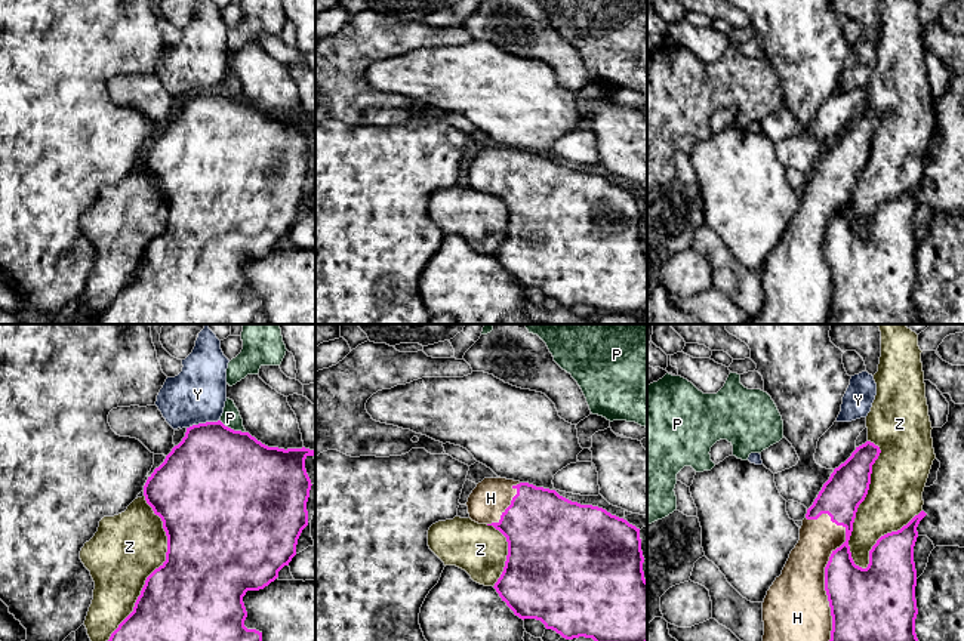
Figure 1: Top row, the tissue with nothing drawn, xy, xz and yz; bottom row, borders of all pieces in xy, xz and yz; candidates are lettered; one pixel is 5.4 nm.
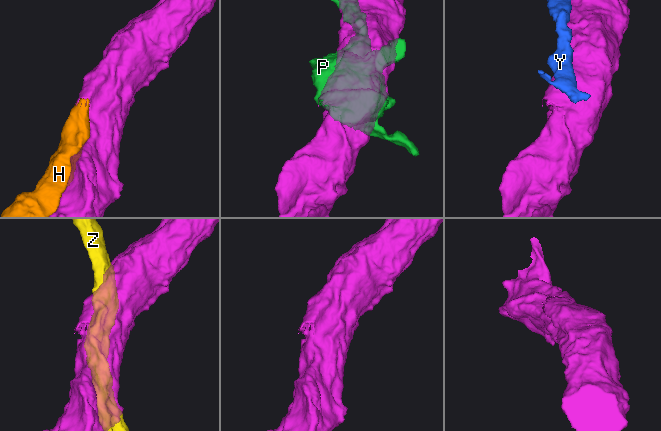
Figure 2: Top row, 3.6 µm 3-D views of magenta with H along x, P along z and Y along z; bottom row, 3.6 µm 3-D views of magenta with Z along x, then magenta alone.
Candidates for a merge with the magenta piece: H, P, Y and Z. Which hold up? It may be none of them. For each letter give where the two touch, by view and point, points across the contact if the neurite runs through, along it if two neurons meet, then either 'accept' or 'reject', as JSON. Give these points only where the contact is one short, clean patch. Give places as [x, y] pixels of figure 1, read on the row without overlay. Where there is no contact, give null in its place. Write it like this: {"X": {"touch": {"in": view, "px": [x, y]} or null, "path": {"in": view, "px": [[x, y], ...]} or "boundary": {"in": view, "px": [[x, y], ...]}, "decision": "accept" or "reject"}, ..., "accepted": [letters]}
{"H": {"touch": {"in": "yz", "px": [825, 249]}, "decision": "accept"}, "P": {"touch": {"in": "xy", "px": [233, 98]}, "boundary": {"in": "xy", "px": [[219, 89], [245, 101]]}, "decision": "reject"}, "Y": {"touch": {"in": "xy", "px": [203, 92]}, "boundary": {"in": "xy", "px": [[219, 88], [193, 92], [187, 96]]}, "decision": "reject"}, "Z": {"touch": {"in": "yz", "px": [861, 170]}, "decision": "reject"}, "accepted": ["H"]}

